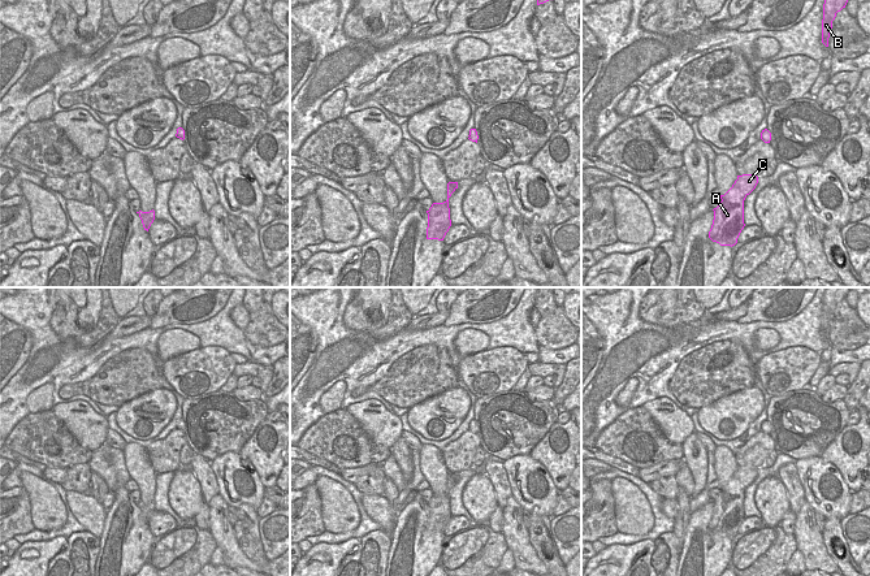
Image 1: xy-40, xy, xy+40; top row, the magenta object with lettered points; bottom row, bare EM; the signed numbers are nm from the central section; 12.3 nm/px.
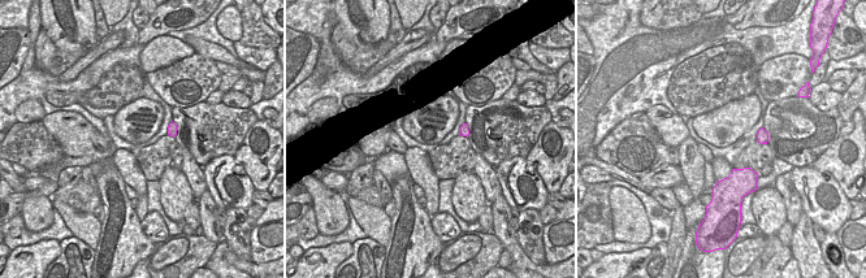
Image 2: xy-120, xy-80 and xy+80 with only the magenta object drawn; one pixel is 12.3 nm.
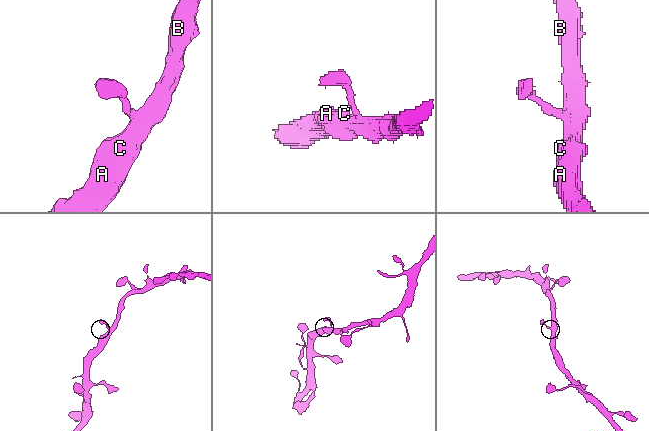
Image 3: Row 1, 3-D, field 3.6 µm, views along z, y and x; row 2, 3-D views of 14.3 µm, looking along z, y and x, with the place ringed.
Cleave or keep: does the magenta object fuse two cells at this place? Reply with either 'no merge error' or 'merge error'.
no merge error

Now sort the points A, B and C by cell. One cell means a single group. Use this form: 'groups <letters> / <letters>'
groups A B C

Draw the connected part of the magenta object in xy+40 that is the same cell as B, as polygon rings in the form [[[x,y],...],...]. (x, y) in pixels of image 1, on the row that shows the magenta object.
[[[824,0],[822,20],[822,43],[828,47],[830,30],[836,13],[845,8],[848,0]]]

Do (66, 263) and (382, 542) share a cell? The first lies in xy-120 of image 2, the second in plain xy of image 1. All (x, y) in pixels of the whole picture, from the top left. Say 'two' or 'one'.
one

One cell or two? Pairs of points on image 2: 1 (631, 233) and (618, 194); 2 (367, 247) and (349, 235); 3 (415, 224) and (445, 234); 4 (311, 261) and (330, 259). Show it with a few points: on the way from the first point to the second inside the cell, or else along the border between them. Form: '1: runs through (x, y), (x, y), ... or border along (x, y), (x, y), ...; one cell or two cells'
1: runs through (628, 224), (628, 213), (623, 203); one cell
2: border along (367, 237), (358, 238), (351, 243); two cells
3: border along (431, 217), (431, 227), (442, 243); two cells
4: runs through (316, 261), (325, 260); one cell

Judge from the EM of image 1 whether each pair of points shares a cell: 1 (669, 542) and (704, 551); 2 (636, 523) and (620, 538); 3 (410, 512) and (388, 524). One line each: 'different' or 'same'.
1: different
2: different
3: different

